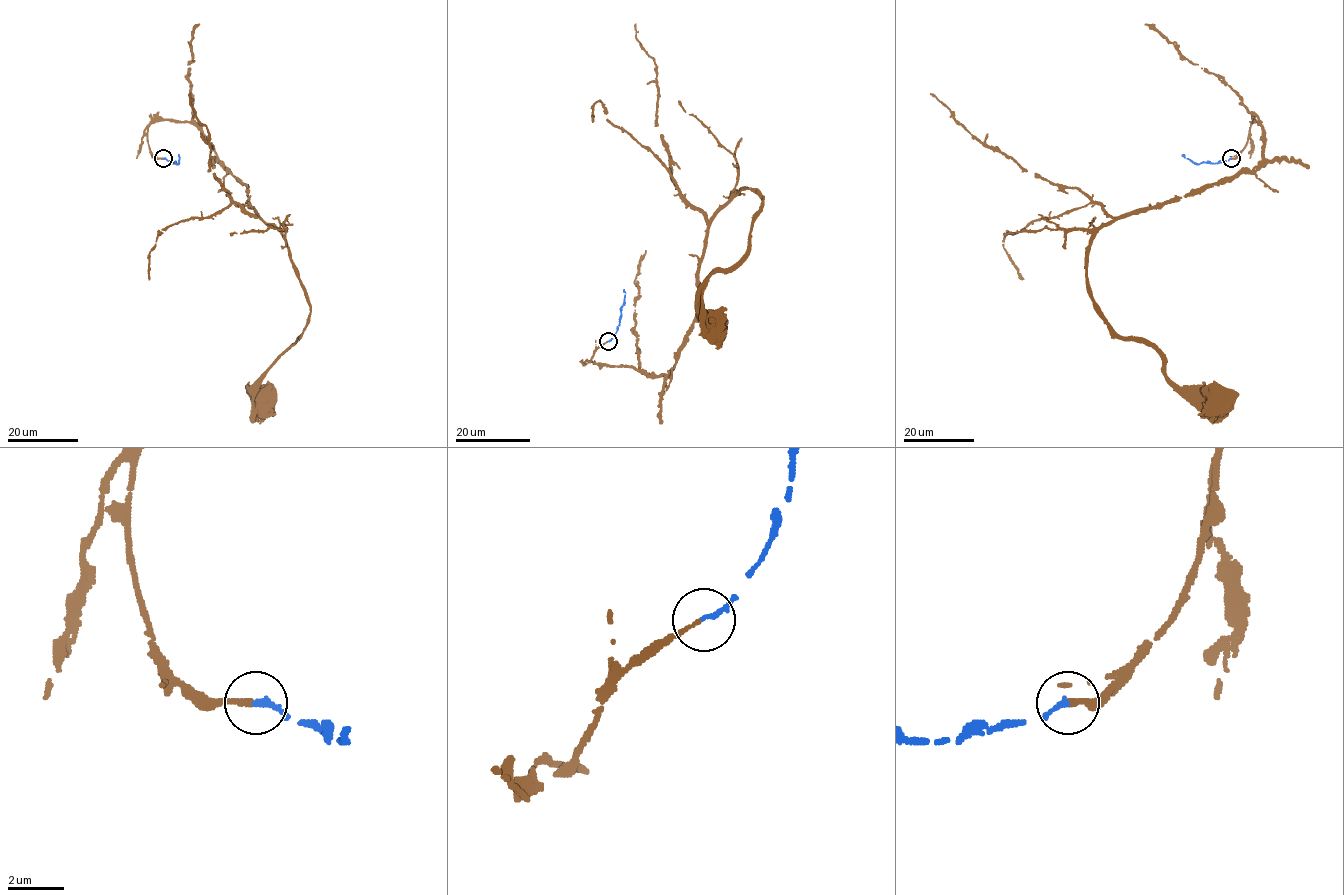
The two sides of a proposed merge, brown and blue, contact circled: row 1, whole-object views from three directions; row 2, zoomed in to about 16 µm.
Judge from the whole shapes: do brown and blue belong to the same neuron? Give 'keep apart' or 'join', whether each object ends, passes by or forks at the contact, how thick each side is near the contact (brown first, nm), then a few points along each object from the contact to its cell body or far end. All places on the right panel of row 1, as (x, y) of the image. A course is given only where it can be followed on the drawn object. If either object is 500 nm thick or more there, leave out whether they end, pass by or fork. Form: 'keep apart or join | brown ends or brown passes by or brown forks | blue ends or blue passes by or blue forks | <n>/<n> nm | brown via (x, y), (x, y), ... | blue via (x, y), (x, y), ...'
join | brown ends | blue ends | 160/200 nm | brown via (1231, 158), (1255, 120), (1259, 164), (1104, 224), (1086, 265), (1106, 322), (1144, 339), (1181, 387), (1219, 395) | blue via (1231, 158), (1199, 164), (1182, 155)

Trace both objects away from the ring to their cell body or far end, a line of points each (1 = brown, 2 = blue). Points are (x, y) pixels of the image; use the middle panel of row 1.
1: (607, 341), (592, 361), (671, 371), (707, 227), (752, 190), (750, 249), (697, 293), (717, 328)
2: (608, 341), (619, 324), (624, 289)

